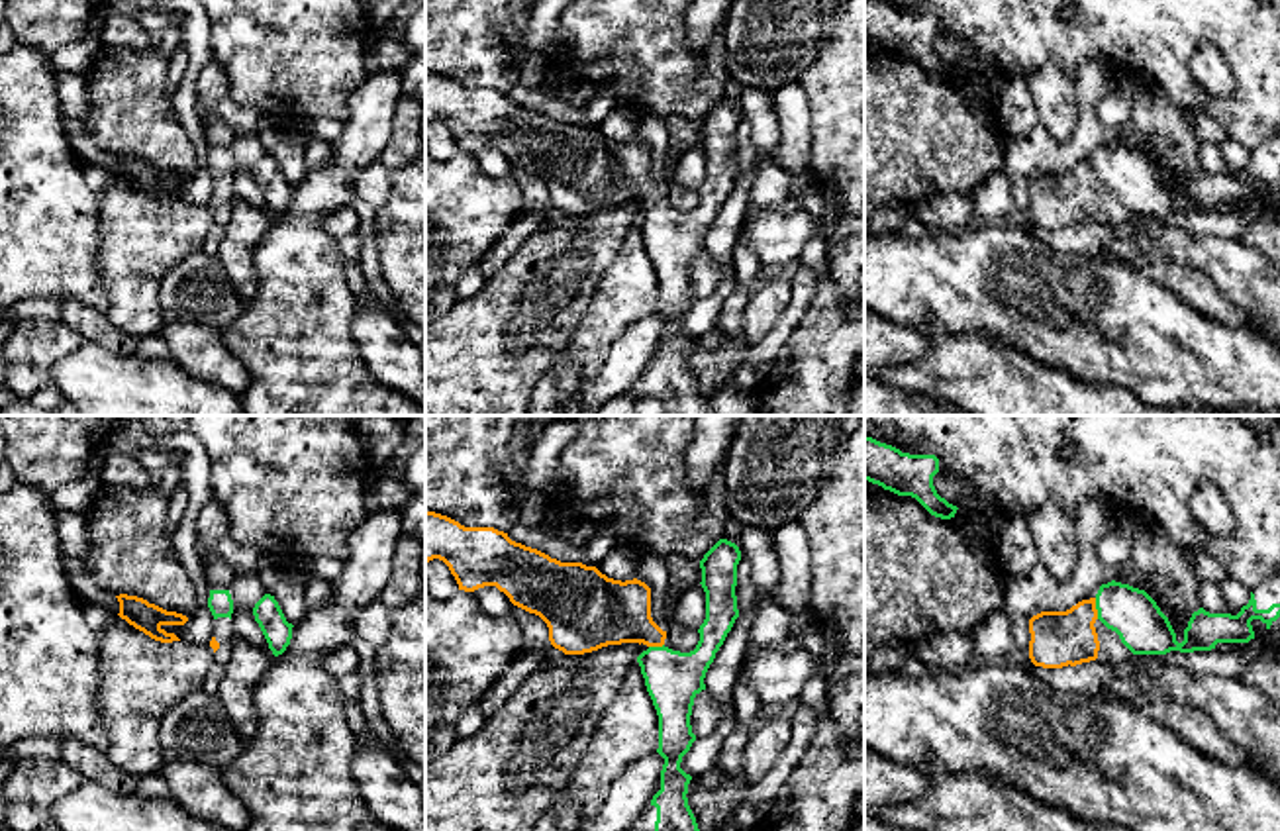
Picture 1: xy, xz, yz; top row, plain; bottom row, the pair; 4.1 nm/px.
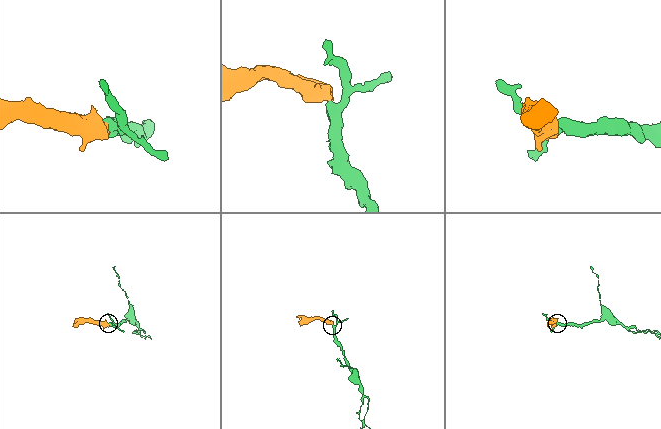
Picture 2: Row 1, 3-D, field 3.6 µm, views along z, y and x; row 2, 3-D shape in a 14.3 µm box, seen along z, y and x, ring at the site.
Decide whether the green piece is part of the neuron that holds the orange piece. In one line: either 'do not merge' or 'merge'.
merge

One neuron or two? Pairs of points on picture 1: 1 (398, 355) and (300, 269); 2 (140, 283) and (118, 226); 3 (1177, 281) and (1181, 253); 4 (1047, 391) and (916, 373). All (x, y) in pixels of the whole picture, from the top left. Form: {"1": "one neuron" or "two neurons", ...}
{"1": "two neurons", "2": "one neuron", "3": "two neurons", "4": "one neuron"}

